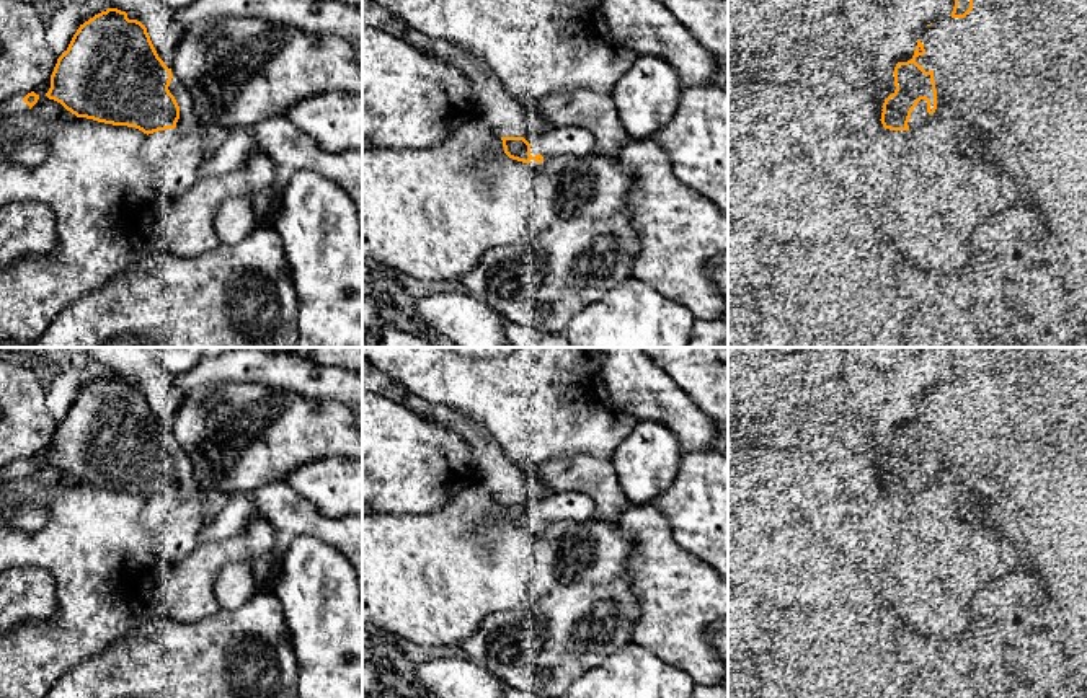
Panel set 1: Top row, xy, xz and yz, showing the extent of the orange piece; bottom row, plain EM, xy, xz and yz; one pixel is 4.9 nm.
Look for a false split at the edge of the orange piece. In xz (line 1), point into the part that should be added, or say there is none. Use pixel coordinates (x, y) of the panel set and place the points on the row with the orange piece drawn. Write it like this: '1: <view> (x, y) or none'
1: xz (534, 167)

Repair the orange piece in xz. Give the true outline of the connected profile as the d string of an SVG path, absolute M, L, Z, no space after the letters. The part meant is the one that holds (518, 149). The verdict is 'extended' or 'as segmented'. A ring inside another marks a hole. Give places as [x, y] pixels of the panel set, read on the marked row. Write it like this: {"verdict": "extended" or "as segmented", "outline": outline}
{"verdict": "extended", "outline": "M501 137L504 153L517 161L527 163L529 170L537 178L537 171L540 170L540 163L547 160L547 155L530 155L530 144L524 137Z"}

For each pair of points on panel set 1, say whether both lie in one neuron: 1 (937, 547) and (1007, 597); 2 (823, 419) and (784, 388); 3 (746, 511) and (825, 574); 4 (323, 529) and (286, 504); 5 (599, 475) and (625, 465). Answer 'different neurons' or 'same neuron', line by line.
1: different neurons
2: same neuron
3: same neuron
4: same neuron
5: different neurons

